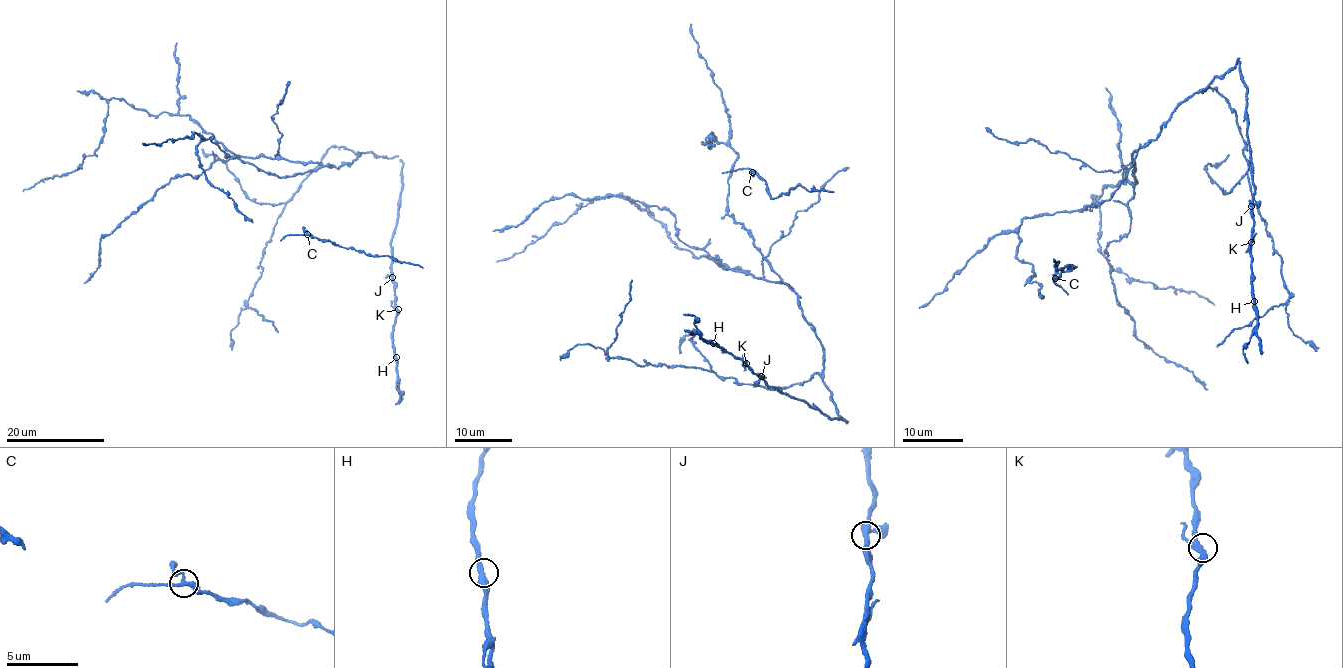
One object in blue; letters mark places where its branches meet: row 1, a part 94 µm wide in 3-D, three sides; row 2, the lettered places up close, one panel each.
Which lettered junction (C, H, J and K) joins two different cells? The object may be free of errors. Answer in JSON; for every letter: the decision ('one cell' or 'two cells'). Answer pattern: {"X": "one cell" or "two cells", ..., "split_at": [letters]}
{"C": "one cell", "H": "one cell", "J": "one cell", "K": "one cell", "split_at": []}

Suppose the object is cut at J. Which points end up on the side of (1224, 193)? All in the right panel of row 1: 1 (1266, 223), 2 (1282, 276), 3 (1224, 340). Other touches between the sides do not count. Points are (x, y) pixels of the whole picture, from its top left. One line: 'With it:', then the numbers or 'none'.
With it: 1, 2, 3

